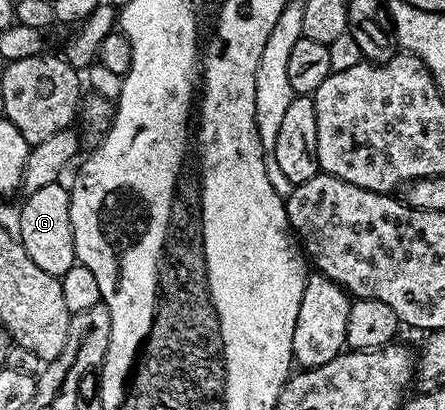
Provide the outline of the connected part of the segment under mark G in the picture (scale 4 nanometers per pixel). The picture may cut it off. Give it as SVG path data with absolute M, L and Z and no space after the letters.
M60 182L46 184L46 188L38 188L38 192L27 195L23 199L24 207L20 210L20 230L18 237L26 248L26 256L42 268L42 272L62 276L77 265L74 248L74 232L70 224L70 204L72 195L67 185Z

